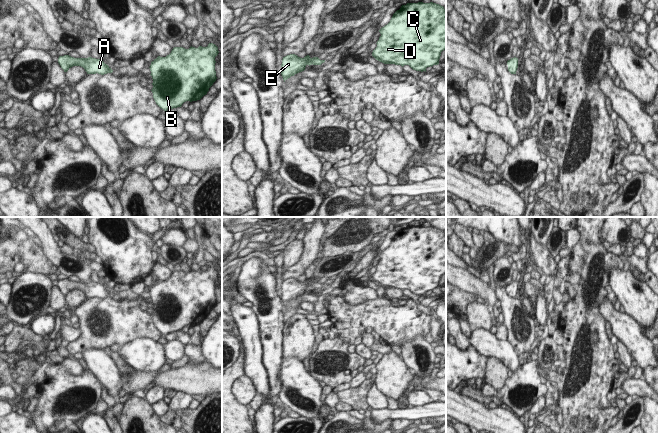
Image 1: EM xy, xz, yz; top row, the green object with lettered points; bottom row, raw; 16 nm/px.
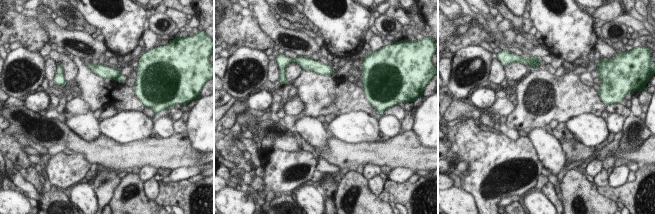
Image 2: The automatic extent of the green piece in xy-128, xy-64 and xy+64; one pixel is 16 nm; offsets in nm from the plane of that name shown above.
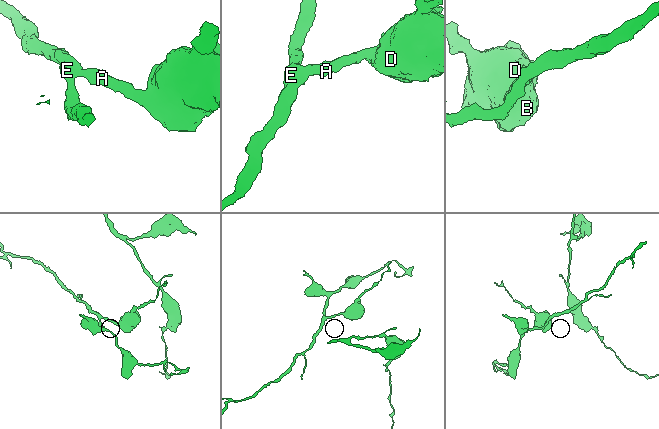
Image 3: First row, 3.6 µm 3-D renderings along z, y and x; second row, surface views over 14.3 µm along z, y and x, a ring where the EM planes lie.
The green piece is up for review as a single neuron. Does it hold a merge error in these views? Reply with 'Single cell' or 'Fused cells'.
Single cell.

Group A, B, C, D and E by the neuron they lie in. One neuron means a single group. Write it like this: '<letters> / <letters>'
A B C D E

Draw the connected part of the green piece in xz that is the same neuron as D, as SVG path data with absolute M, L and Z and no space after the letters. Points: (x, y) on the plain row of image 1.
M407 227L397 234L390 246L379 254L381 260L372 280L384 287L409 289L413 294L425 295L439 288L441 276L446 273L446 235L443 230L430 227Z

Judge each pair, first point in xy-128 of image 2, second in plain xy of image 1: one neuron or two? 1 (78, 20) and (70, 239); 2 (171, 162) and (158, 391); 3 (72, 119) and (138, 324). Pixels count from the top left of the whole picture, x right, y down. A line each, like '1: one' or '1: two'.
1: one
2: two
3: two

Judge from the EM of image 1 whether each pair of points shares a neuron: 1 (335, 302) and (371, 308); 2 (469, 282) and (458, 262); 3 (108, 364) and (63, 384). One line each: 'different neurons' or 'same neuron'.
1: same neuron
2: different neurons
3: different neurons

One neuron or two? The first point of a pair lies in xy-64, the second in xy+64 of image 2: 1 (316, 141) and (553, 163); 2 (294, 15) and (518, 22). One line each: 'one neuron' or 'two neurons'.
1: one neuron
2: one neuron

